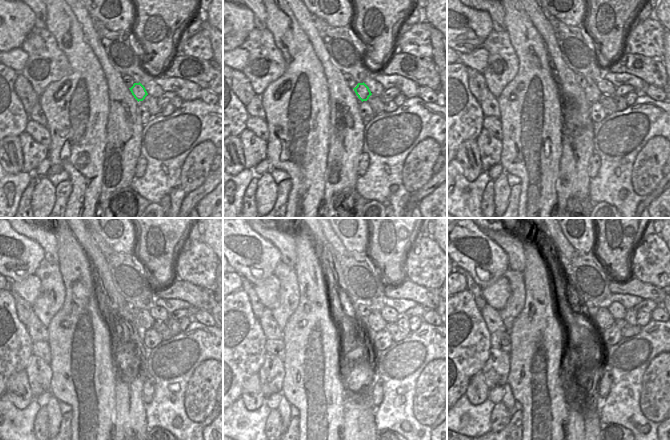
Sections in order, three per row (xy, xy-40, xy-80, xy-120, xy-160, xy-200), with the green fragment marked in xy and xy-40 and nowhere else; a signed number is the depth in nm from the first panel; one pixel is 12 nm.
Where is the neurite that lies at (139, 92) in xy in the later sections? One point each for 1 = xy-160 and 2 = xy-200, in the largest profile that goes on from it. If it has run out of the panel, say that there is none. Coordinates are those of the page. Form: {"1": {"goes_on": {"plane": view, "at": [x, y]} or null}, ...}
{"1": {"goes_on": {"plane": "xy-160", "at": [377, 320]}}, "2": {"goes_on": {"plane": "xy-200", "at": [603, 319]}}}

